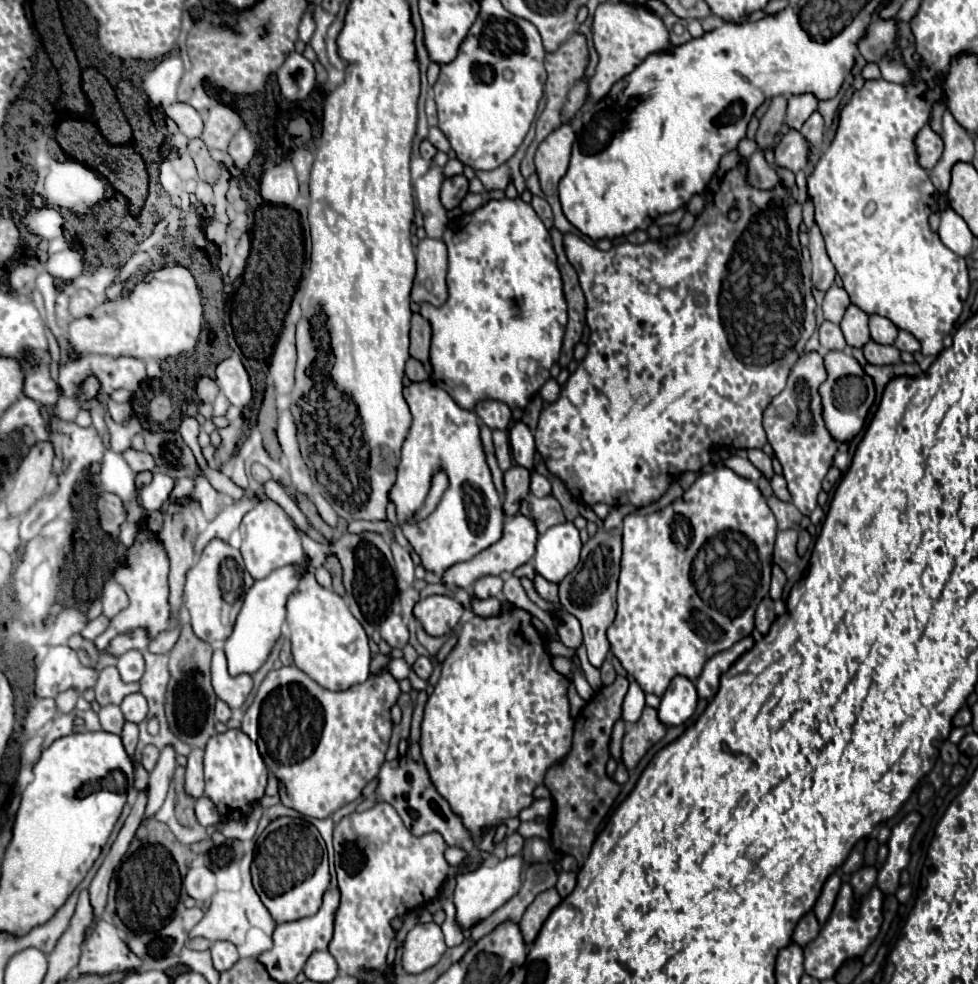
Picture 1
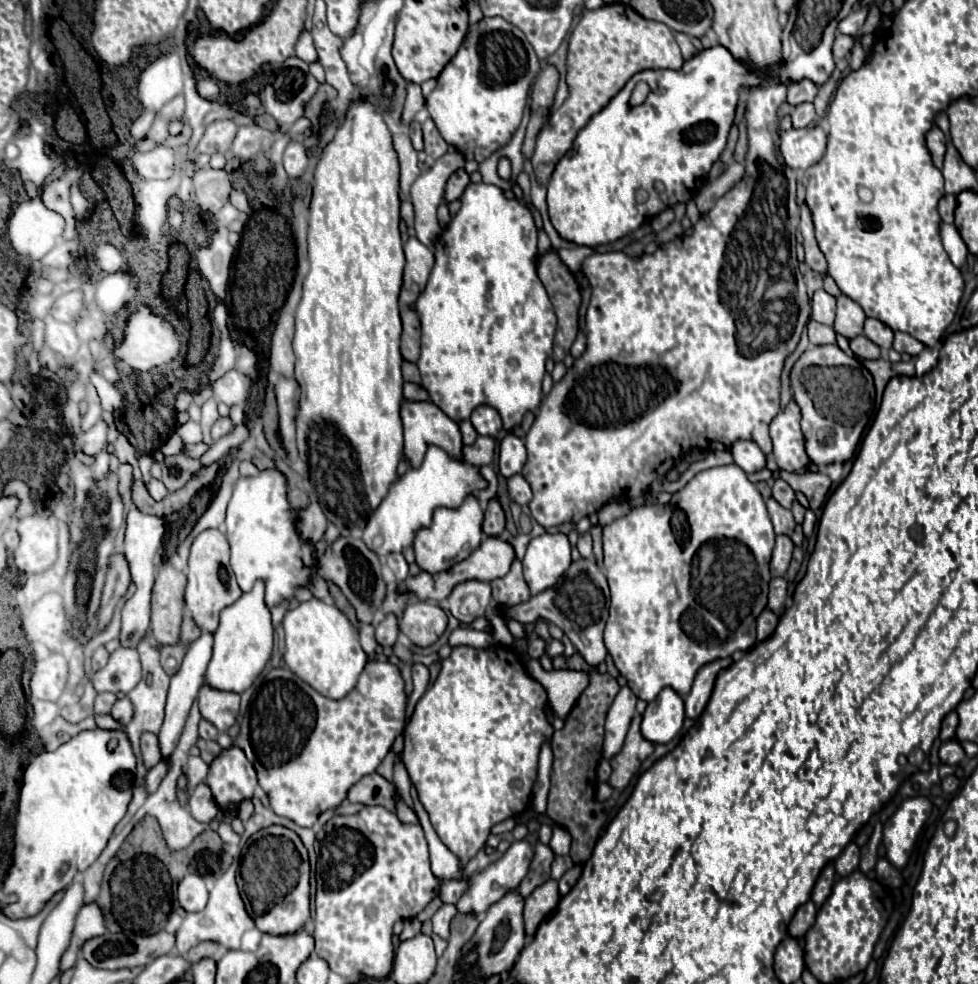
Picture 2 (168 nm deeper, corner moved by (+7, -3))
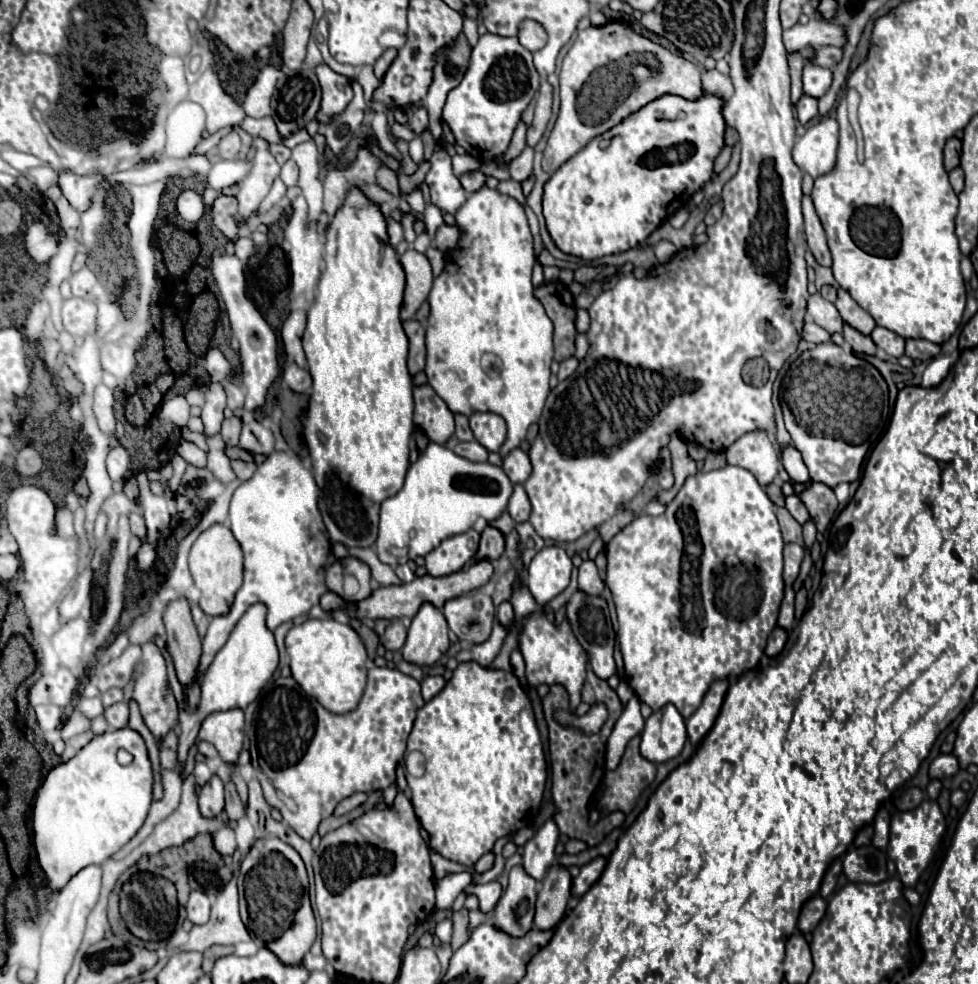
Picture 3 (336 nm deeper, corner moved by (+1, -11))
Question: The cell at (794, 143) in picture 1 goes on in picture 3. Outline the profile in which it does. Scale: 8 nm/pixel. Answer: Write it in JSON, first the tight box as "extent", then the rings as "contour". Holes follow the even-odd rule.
{"extent":[793,116,839,178],"contour":[[[831,116],[807,128],[807,132],[795,142],[793,148],[795,164],[813,178],[831,172],[837,158],[837,136],[839,124]]]}

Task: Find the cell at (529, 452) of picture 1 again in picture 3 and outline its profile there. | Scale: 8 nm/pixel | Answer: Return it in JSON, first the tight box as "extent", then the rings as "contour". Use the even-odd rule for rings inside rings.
{"extent":[503,448,531,484],"contour":[[[515,448],[503,460],[503,470],[505,470],[505,474],[509,476],[509,480],[513,484],[523,484],[531,474],[531,460],[521,448]]]}

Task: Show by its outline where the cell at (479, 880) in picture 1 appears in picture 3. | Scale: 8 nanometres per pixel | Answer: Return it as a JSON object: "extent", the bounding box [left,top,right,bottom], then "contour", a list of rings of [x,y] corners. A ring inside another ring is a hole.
{"extent":[523,820,559,880],"contour":[[[547,820],[539,832],[525,844],[523,868],[535,878],[541,880],[549,866],[555,862],[555,846],[559,840],[559,828],[555,820]]]}

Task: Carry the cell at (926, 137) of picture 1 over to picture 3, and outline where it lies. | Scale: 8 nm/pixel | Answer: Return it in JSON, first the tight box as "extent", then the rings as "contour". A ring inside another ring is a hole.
{"extent":[945,138,961,170],"contour":[[[951,138],[945,144],[945,170],[953,170],[959,166],[959,158],[961,158],[961,140],[959,138]]]}

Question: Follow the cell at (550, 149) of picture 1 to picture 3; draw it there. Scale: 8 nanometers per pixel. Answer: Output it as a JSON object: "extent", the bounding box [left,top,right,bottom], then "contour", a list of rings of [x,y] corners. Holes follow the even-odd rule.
{"extent":[543,22,705,174],"contour":[[[607,22],[601,28],[589,26],[587,30],[579,30],[561,64],[561,110],[543,152],[543,170],[553,174],[573,154],[585,148],[589,140],[601,136],[625,120],[625,116],[631,116],[645,104],[657,100],[657,96],[665,94],[699,100],[705,94],[699,68],[693,62],[671,54],[667,48],[635,34],[621,22]]]}

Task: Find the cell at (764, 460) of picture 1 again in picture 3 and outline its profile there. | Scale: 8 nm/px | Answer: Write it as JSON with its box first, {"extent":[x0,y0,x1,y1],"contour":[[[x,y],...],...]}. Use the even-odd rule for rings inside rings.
{"extent":[725,432,779,486],"contour":[[[745,432],[745,436],[733,442],[725,454],[727,464],[749,470],[761,486],[771,484],[779,472],[779,456],[767,432]]]}

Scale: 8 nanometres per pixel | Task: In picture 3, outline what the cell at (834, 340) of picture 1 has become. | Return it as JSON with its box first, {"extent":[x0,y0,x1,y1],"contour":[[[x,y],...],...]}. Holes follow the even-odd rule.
{"extent":[803,316,831,344],"contour":[[[807,316],[805,324],[803,324],[803,340],[807,340],[809,344],[821,344],[821,342],[829,342],[831,334],[825,332],[821,326],[813,324],[813,320],[809,320],[809,316]]]}

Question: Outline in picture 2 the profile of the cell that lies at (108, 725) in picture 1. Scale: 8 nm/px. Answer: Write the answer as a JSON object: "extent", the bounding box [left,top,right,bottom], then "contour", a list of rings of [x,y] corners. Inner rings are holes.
{"extent":[95,692,117,716],"contour":[[[101,692],[101,694],[97,694],[97,698],[95,698],[95,714],[97,714],[97,716],[109,714],[111,708],[113,708],[113,704],[115,704],[115,700],[117,700],[117,696],[111,694],[111,692]]]}

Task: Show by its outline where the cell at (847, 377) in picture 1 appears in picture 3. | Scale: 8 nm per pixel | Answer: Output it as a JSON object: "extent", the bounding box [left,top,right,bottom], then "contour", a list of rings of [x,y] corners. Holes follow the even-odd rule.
{"extent":[780,344,891,488],"contour":[[[837,344],[811,346],[791,368],[793,400],[789,400],[789,404],[780,402],[785,428],[809,468],[811,482],[835,488],[839,482],[859,480],[863,461],[891,416],[885,378],[865,358],[849,354]],[[797,412],[805,412],[813,424],[801,424]]]}

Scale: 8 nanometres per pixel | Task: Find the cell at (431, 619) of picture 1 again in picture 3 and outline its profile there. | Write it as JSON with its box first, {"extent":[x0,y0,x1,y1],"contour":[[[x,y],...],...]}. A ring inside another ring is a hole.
{"extent":[403,602,449,666],"contour":[[[425,602],[415,614],[407,642],[403,646],[403,660],[417,666],[435,664],[449,648],[449,626],[441,610]]]}

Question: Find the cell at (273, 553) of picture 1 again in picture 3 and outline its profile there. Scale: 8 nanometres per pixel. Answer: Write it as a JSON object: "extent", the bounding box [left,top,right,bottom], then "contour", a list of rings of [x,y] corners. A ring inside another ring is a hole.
{"extent":[199,450,331,676],"contour":[[[273,450],[265,458],[265,462],[257,466],[255,474],[235,490],[229,516],[231,516],[231,532],[235,534],[245,554],[245,572],[243,572],[245,576],[243,576],[243,586],[237,590],[229,612],[225,616],[215,616],[209,624],[207,636],[203,638],[203,656],[199,664],[199,676],[207,670],[207,666],[211,664],[211,660],[215,658],[215,654],[221,650],[231,630],[235,628],[237,620],[245,614],[245,610],[251,604],[261,602],[267,606],[265,624],[269,630],[275,630],[283,622],[289,622],[301,614],[307,614],[311,606],[319,604],[321,594],[327,592],[325,568],[327,568],[327,554],[331,550],[331,540],[323,524],[321,512],[319,512],[319,488],[315,484],[315,478],[311,470],[303,466],[303,460],[295,452]]]}

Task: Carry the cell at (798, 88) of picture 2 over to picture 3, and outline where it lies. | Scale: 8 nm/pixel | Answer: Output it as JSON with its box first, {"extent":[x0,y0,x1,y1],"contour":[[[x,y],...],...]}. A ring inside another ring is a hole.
{"extent":[803,64,833,98],"contour":[[[805,64],[803,68],[803,92],[813,96],[813,98],[821,98],[833,80],[833,72],[829,68],[821,68],[821,66],[813,66],[813,64]]]}

